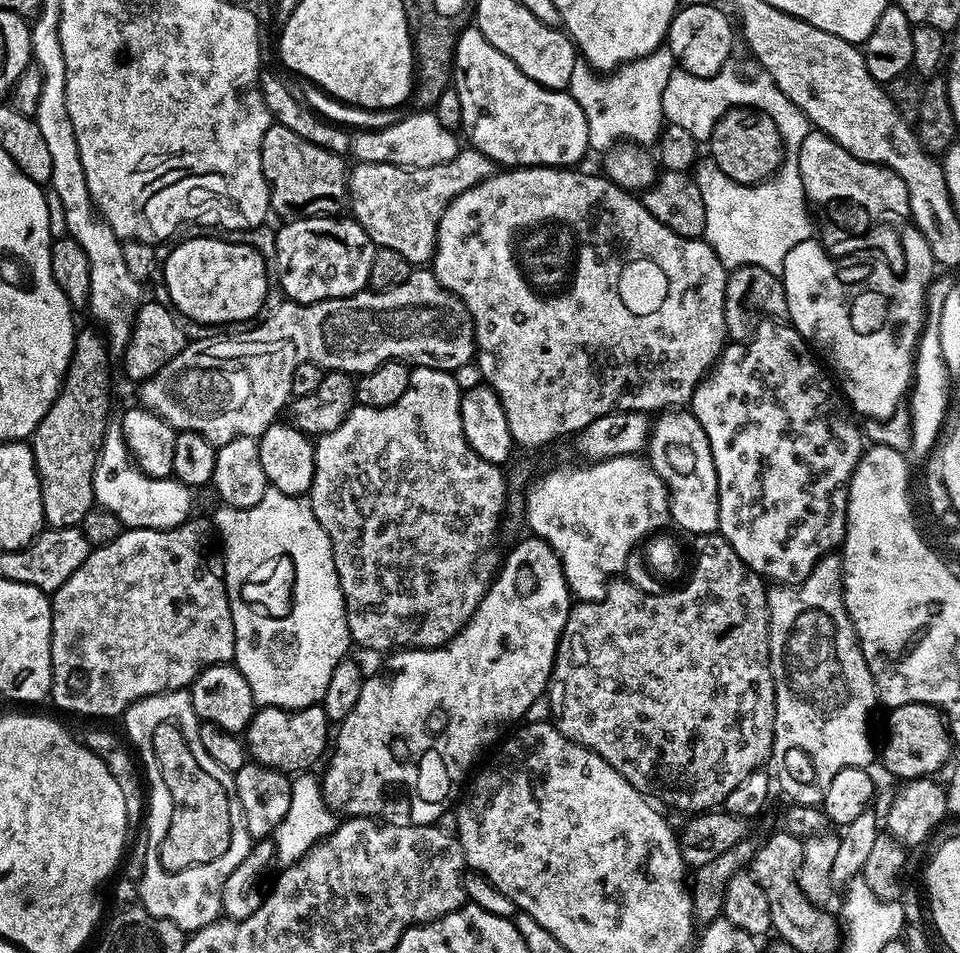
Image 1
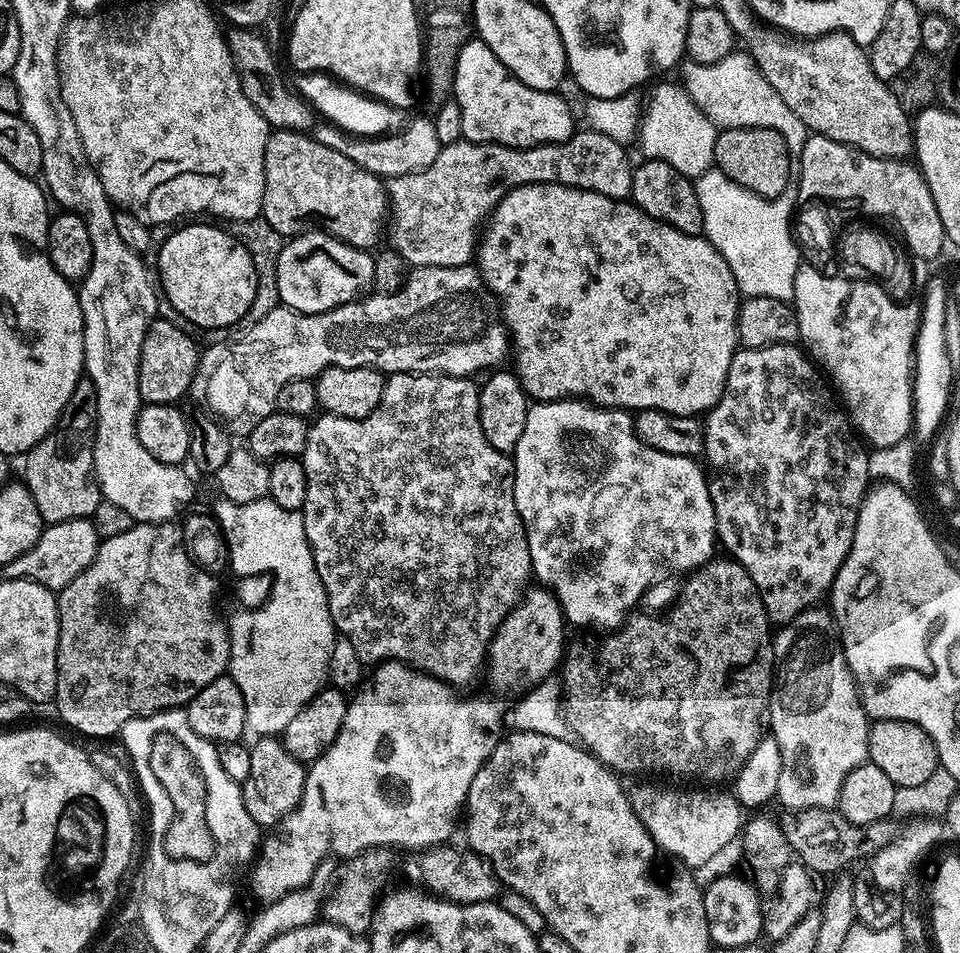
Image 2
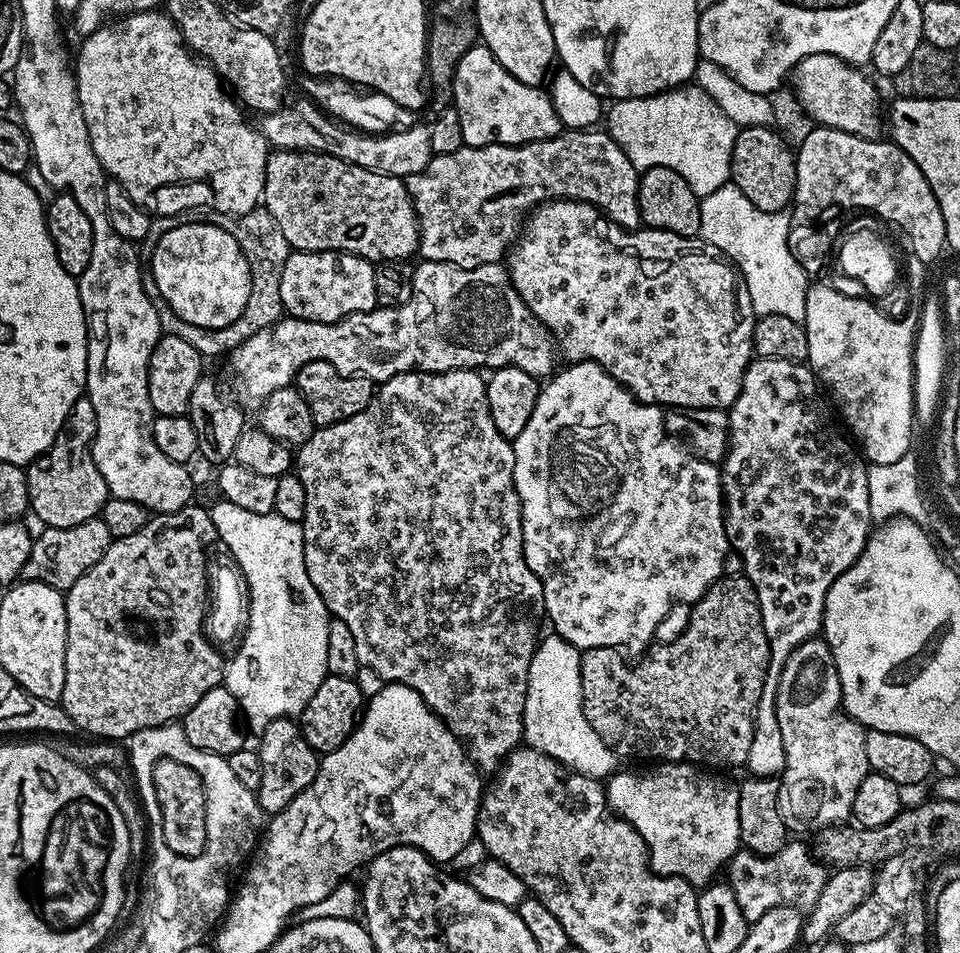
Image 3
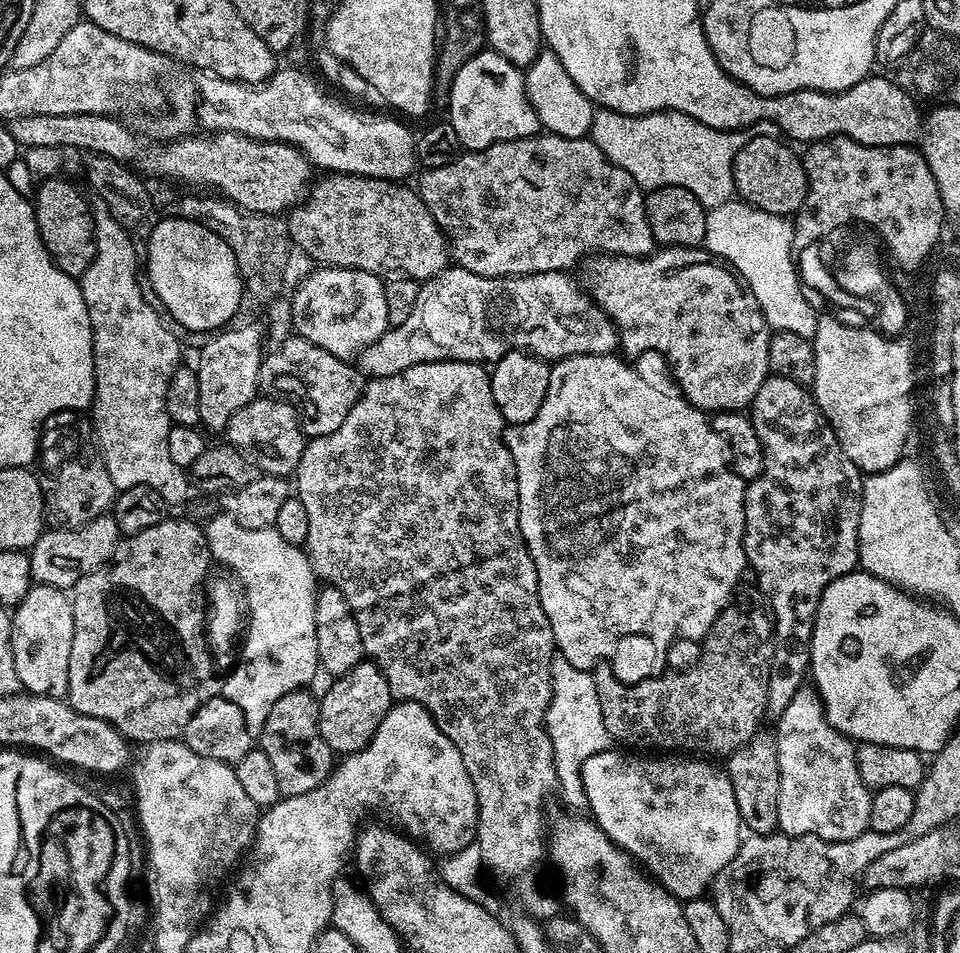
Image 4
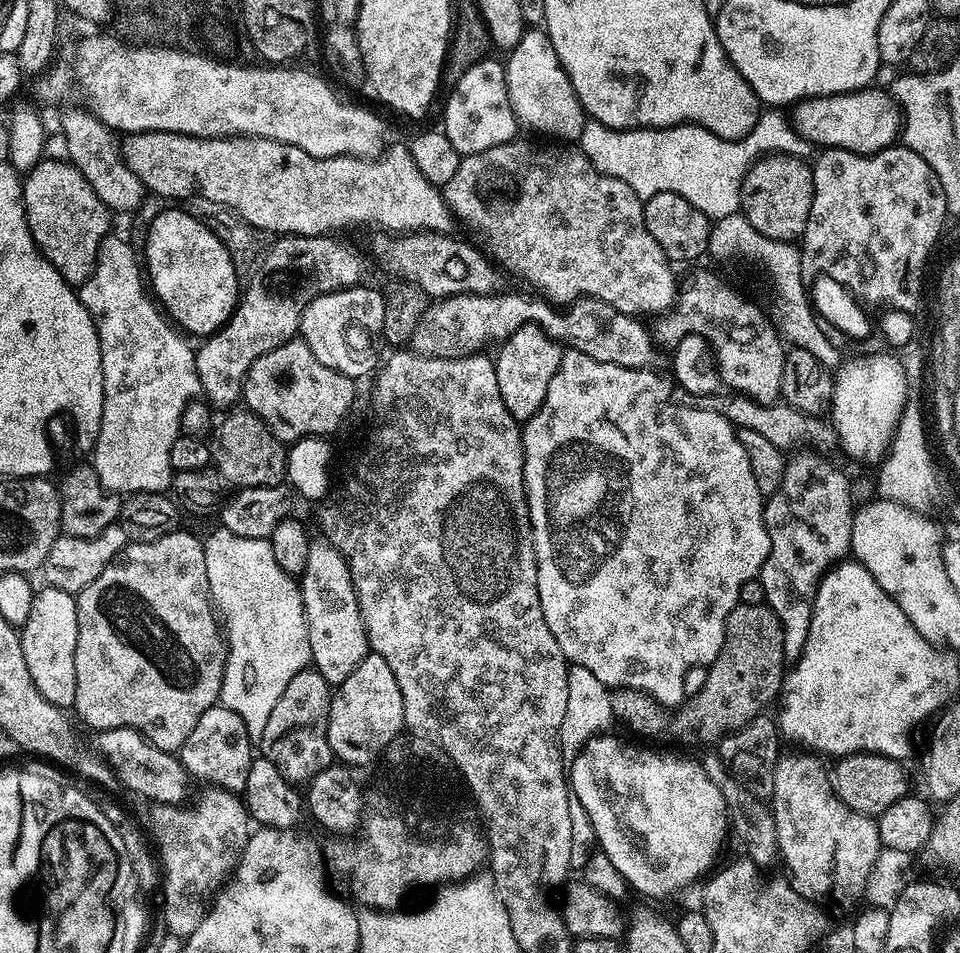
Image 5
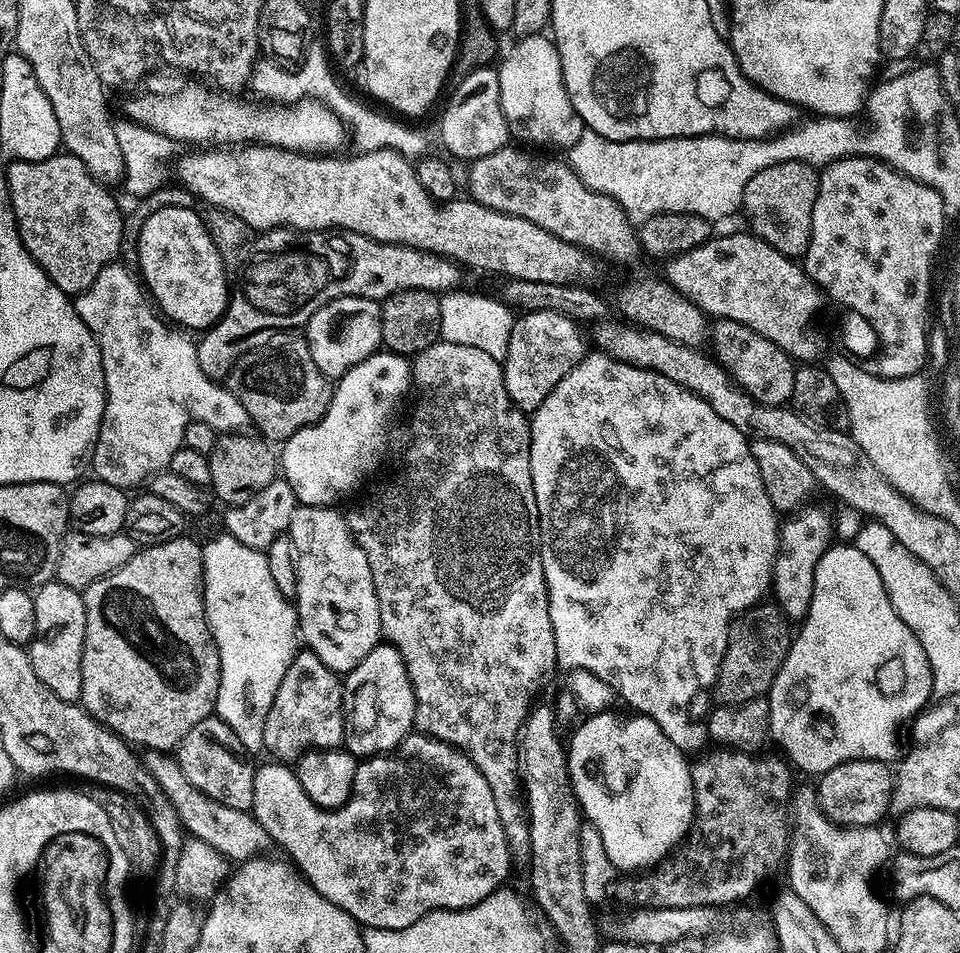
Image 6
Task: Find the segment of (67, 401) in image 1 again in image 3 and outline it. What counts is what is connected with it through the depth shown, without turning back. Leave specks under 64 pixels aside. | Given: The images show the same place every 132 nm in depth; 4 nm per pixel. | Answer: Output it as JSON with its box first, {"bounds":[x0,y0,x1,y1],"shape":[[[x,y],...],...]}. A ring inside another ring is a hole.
{"bounds":[26,398,108,528],"shape":[[[87,398],[74,402],[66,422],[54,442],[26,468],[28,506],[31,515],[41,520],[44,528],[69,528],[78,522],[97,519],[108,501],[108,487],[94,466],[92,443],[96,437],[94,406]]]}

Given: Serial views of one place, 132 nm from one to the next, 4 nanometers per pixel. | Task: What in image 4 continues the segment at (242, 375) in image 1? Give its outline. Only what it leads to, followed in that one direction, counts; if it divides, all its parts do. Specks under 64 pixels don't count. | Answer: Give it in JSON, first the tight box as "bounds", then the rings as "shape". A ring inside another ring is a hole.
{"bounds":[358,266,620,378],"shape":[[[449,266],[436,276],[431,276],[428,280],[420,284],[418,302],[414,302],[414,310],[410,310],[410,318],[402,322],[402,326],[397,328],[389,327],[387,332],[377,338],[370,346],[366,346],[358,353],[358,367],[365,377],[379,378],[382,376],[393,376],[410,366],[419,364],[429,364],[435,360],[470,360],[473,362],[495,362],[508,352],[517,350],[527,350],[533,356],[539,356],[545,362],[555,362],[565,360],[567,356],[611,356],[617,351],[620,335],[616,332],[616,327],[611,318],[600,307],[596,301],[588,295],[587,291],[579,283],[571,280],[567,271],[563,272],[543,272],[542,274],[530,274],[529,276],[483,276],[474,274],[470,270],[459,266]]]}

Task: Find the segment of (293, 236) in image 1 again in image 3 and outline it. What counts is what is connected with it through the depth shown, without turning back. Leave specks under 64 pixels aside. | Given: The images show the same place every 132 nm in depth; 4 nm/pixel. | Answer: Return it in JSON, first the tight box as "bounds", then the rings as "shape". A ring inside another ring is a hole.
{"bounds":[282,251,376,322],"shape":[[[289,251],[286,266],[282,266],[282,306],[293,320],[338,322],[350,314],[372,312],[376,303],[373,261],[363,260],[349,252]]]}

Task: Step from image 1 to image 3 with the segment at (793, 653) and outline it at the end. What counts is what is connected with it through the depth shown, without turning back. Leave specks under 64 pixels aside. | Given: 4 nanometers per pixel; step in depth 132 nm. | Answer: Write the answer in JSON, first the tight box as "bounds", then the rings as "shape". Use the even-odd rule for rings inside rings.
{"bounds":[776,638,870,834],"shape":[[[822,638],[802,642],[794,654],[786,658],[786,666],[782,666],[776,699],[778,727],[782,729],[782,742],[786,745],[786,766],[779,777],[778,806],[789,833],[812,834],[822,828],[831,828],[834,824],[843,824],[851,817],[854,794],[858,794],[858,786],[862,786],[862,778],[868,776],[870,769],[866,758],[866,730],[844,711],[843,703],[838,666],[834,666],[828,643]]]}

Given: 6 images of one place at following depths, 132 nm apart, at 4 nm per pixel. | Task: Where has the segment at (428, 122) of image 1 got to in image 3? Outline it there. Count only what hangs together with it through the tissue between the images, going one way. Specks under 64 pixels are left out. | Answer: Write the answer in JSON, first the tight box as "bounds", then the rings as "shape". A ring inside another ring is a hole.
{"bounds":[259,99,432,178],"shape":[[[301,99],[297,104],[285,103],[278,110],[263,113],[259,117],[260,132],[273,149],[325,152],[334,158],[342,158],[347,164],[357,164],[366,170],[401,178],[418,174],[432,161],[430,134],[428,128],[420,125],[420,122],[381,135],[369,135],[337,122],[323,108],[317,107],[312,100]]]}

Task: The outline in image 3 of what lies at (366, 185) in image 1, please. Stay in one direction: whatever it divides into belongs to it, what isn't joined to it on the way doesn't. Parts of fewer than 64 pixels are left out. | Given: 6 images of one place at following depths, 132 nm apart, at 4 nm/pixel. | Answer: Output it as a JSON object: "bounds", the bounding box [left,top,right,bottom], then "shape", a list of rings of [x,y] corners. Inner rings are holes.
{"bounds":[406,130,641,268],"shape":[[[564,130],[552,140],[529,144],[491,144],[481,148],[465,146],[454,150],[454,154],[433,156],[421,172],[406,180],[420,227],[419,259],[453,264],[459,268],[499,264],[517,243],[526,217],[545,200],[585,200],[618,226],[631,229],[641,227],[638,170],[607,131],[596,131]]]}

